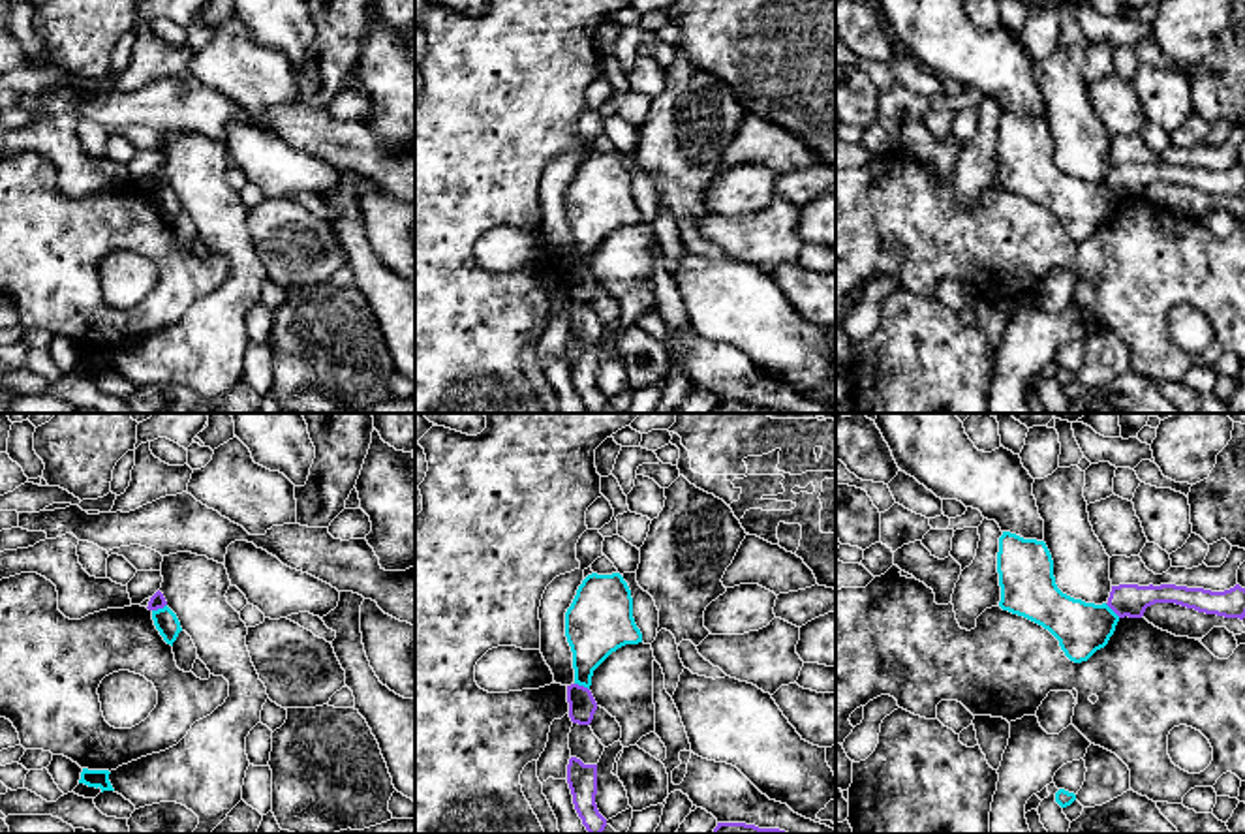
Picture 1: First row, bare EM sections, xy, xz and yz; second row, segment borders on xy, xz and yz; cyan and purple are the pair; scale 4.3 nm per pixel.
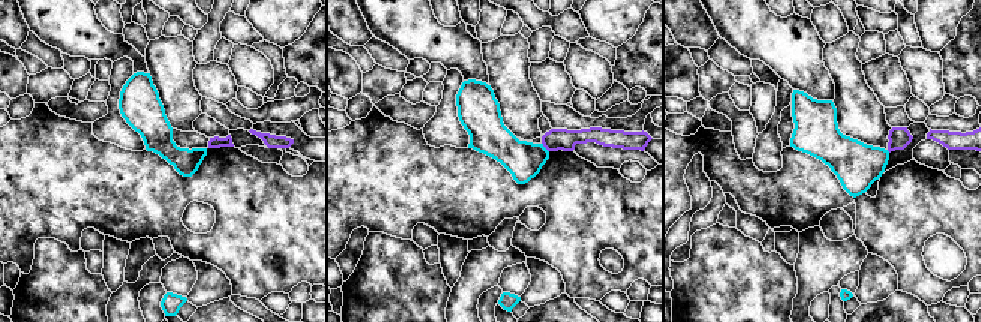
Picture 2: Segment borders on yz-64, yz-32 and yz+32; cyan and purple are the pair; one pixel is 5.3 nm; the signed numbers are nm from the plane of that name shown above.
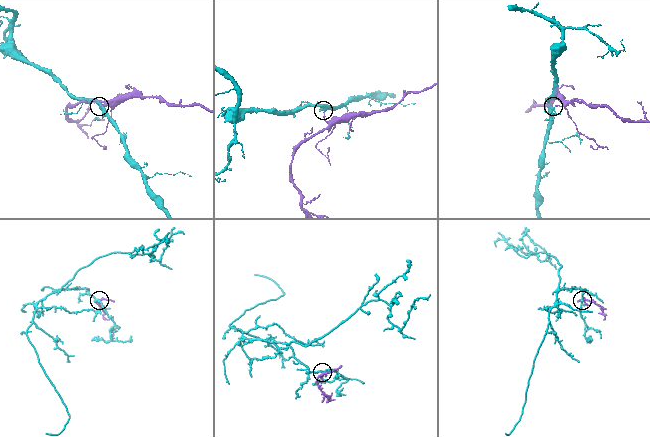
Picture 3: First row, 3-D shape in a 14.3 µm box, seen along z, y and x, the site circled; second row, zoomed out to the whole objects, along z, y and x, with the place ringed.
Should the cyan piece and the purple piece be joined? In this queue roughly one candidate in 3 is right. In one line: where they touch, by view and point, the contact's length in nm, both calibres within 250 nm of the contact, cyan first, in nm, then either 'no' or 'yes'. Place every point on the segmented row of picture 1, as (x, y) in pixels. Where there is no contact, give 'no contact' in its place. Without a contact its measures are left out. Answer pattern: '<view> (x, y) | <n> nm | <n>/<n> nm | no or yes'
xy (158, 609) | 70 nm | 100/70 nm | no

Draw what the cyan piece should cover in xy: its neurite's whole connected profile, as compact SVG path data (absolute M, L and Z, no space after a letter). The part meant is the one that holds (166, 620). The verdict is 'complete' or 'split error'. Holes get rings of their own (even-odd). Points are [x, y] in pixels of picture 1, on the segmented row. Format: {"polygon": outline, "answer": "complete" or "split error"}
{"polygon": "M165 605L163 609L152 610L152 620L163 641L173 646L182 631L177 614Z", "answer": "complete"}

